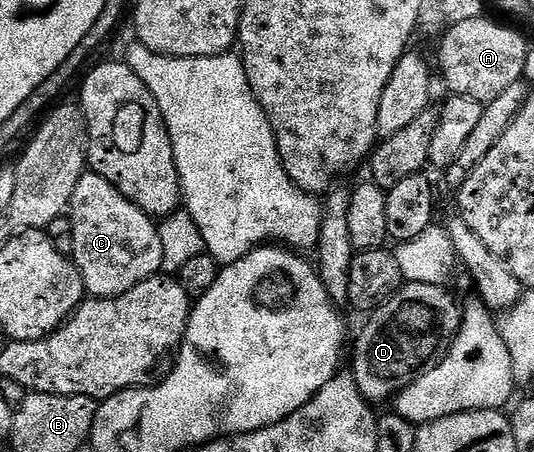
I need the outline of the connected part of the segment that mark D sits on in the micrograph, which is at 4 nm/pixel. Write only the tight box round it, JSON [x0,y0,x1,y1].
[352,282,462,402]

